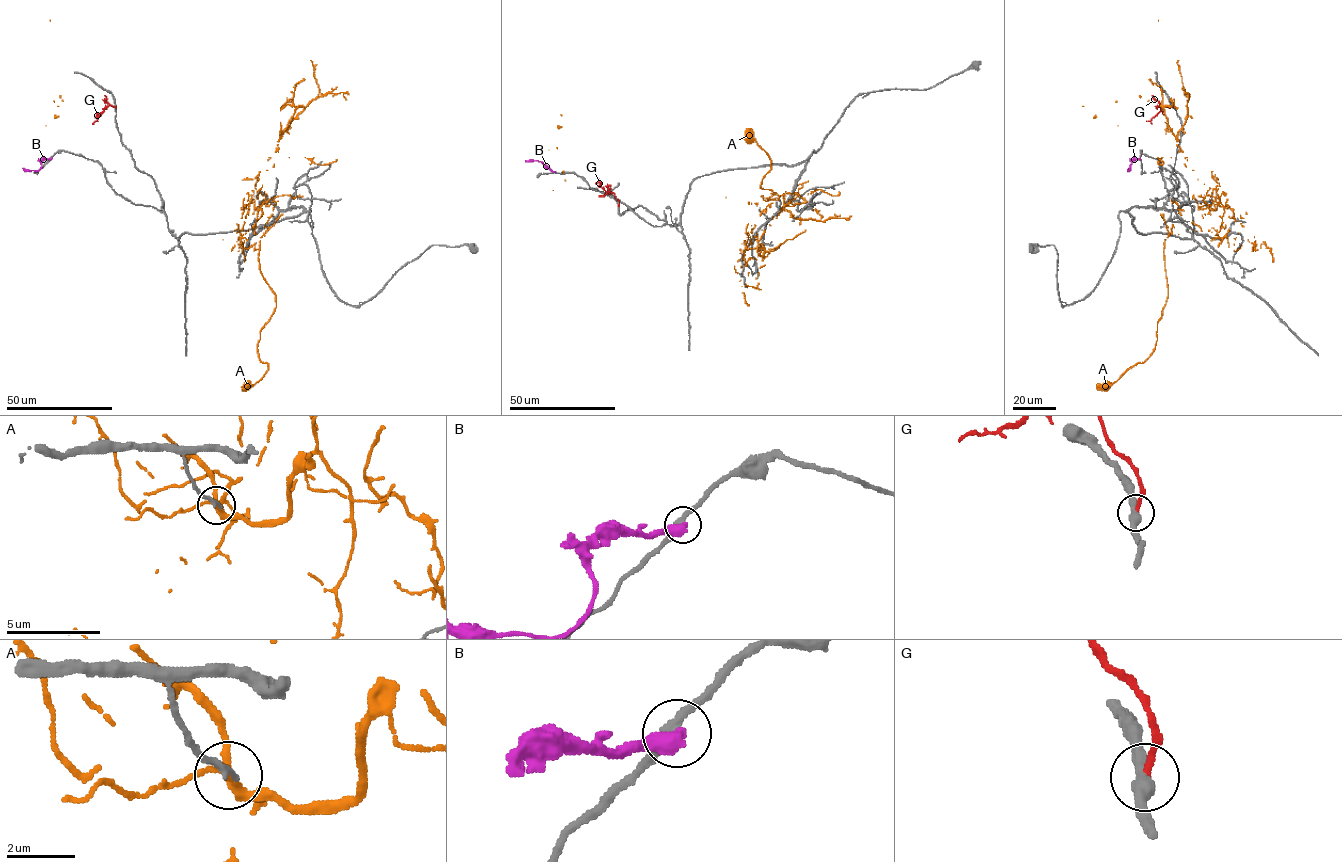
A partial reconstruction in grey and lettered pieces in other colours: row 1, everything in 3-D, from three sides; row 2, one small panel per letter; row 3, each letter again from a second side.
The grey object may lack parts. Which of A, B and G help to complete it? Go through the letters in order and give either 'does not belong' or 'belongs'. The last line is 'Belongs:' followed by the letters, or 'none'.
A: does not belong
B: does not belong
G: does not belong
Belongs: none

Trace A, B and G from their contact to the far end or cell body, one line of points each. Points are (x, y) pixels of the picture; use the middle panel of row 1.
A: (759, 240), (760, 252), (761, 230), (790, 200), (800, 196), (805, 201), (783, 209), (553, 190)
B: (554, 172), (544, 162), (525, 161)
G: (618, 205), (612, 192), (607, 192), (599, 182), (596, 184)

